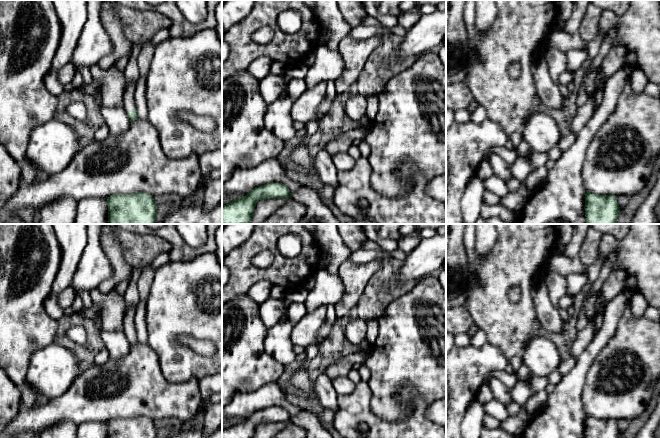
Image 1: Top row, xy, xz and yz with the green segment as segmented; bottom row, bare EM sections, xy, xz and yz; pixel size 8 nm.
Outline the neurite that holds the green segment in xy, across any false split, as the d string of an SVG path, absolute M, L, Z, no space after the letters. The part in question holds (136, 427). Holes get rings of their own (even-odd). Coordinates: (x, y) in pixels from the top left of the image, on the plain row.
M145 416L107 421L108 438L157 438L155 422Z

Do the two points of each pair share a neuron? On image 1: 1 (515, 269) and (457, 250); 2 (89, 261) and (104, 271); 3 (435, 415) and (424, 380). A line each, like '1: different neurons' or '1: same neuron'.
1: different neurons
2: same neuron
3: different neurons

